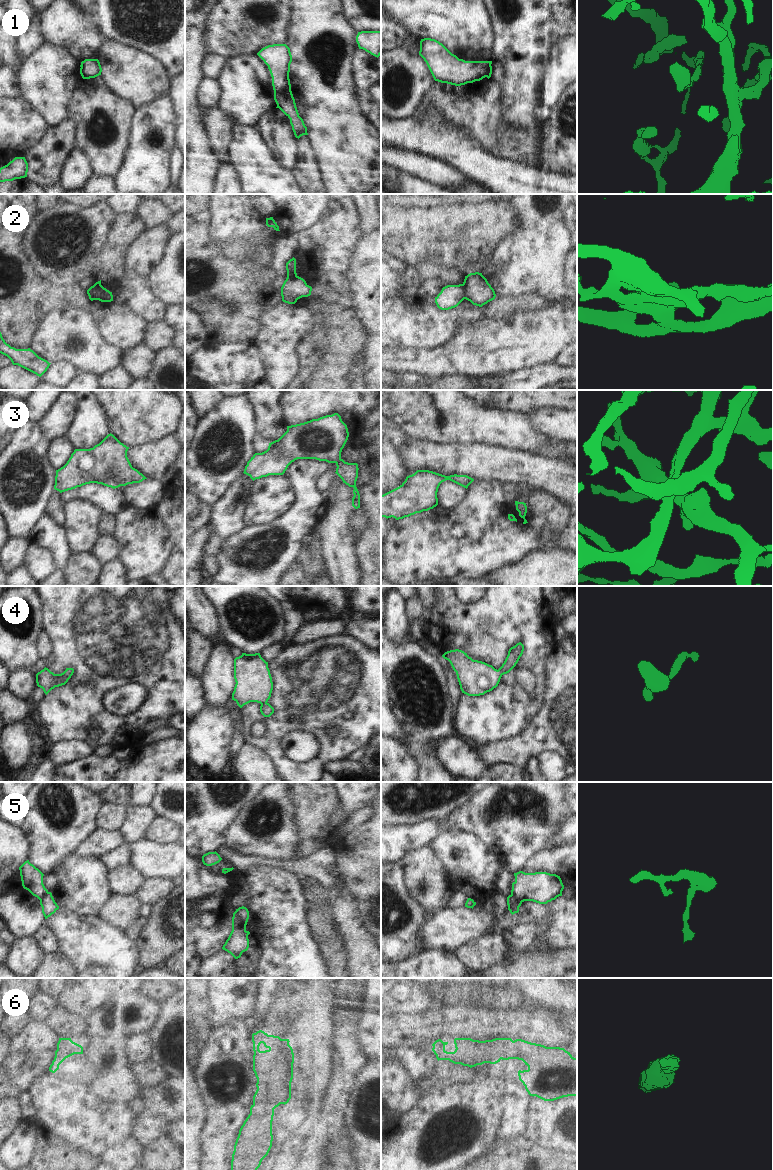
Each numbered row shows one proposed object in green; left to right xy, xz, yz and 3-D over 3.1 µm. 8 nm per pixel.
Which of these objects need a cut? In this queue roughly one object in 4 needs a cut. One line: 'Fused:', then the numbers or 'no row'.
Fused: 2, 5

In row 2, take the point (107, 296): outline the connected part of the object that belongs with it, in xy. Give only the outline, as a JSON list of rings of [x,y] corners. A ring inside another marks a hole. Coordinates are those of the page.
[[[101,280],[96,282],[93,286],[98,287],[102,291],[102,299],[101,302],[111,302],[113,301],[113,295],[112,292],[107,290],[101,285]]]

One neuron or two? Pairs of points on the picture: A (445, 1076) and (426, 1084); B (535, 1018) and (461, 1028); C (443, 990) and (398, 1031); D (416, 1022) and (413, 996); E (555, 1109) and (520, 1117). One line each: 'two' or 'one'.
A: one
B: one
C: two
D: two
E: two

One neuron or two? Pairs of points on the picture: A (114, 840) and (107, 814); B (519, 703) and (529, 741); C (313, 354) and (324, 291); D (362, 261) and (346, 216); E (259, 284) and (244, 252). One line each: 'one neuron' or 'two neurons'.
A: two neurons
B: two neurons
C: one neuron
D: two neurons
E: one neuron

